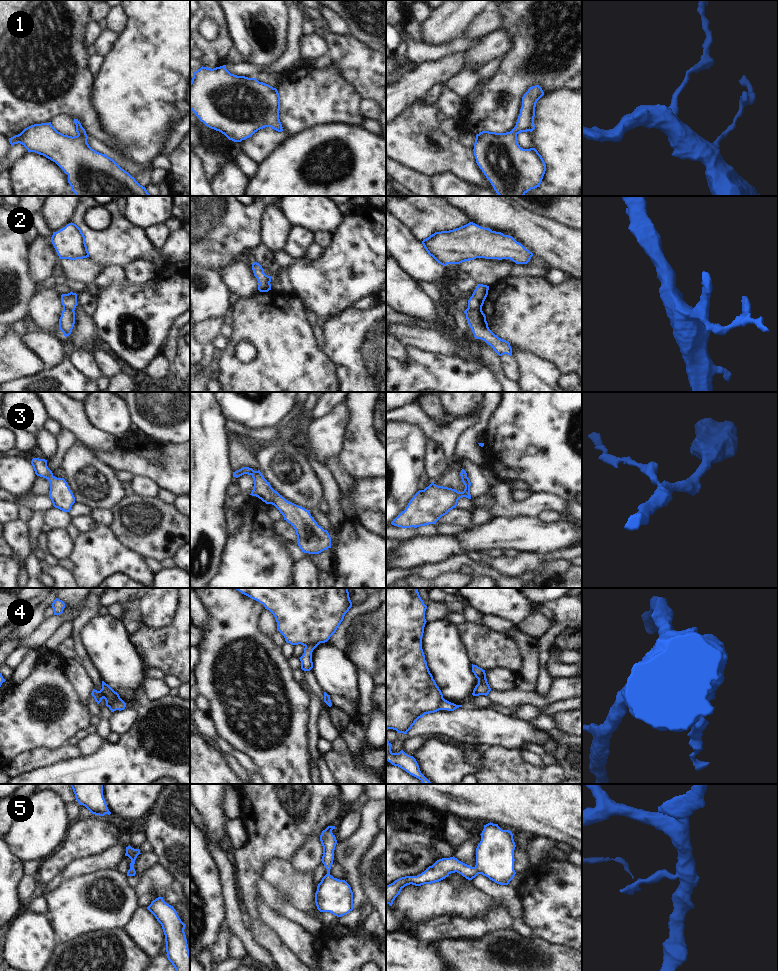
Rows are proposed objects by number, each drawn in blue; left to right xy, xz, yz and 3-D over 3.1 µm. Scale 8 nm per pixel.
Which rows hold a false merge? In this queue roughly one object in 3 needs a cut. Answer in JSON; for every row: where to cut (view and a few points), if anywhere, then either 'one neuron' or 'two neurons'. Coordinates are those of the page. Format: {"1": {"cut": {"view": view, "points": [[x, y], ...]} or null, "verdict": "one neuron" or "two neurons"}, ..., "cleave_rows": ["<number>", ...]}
{"1": {"cut": null, "verdict": "one neuron"}, "2": {"cut": {"view": "yz", "points": [[468, 307], [474, 310], [481, 310]]}, "verdict": "two neurons"}, "3": {"cut": null, "verdict": "one neuron"}, "4": {"cut": {"view": "xy", "points": [[121, 699], [108, 706]]}, "verdict": "two neurons"}, "5": {"cut": null, "verdict": "one neuron"}, "cleave_rows": ["2", "4"]}

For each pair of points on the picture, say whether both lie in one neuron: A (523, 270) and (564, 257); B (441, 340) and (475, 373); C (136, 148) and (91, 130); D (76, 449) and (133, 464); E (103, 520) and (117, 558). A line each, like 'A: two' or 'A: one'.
A: two
B: two
C: two
D: two
E: two

